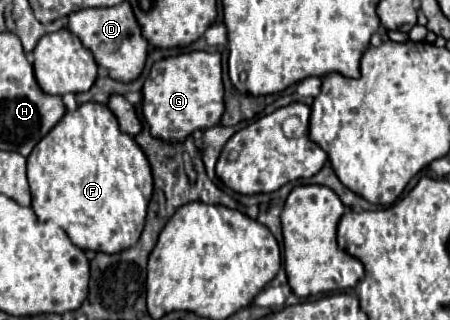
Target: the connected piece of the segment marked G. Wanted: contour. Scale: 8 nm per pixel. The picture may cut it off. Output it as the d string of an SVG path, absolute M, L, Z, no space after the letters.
M182 52L154 62L142 88L142 114L156 138L178 142L196 130L220 122L224 112L224 86L220 52Z

